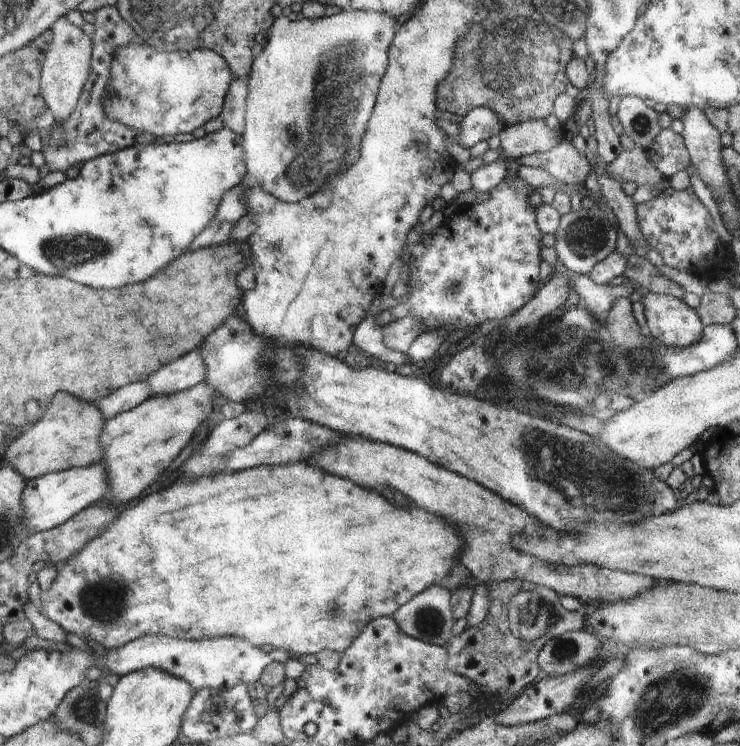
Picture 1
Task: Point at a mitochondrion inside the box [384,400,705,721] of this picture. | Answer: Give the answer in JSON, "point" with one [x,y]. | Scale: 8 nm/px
{"point":[591,481]}

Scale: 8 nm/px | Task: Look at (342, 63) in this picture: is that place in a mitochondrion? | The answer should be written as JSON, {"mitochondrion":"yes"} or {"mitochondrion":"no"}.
{"mitochondrion":"yes"}

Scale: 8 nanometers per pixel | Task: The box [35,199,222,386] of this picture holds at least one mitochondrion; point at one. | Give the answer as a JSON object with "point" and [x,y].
{"point":[64,252]}

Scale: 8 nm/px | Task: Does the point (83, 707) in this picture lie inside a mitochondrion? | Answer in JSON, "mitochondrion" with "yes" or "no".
{"mitochondrion":"yes"}

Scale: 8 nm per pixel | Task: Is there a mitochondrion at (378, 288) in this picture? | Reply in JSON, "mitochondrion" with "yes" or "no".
{"mitochondrion":"no"}

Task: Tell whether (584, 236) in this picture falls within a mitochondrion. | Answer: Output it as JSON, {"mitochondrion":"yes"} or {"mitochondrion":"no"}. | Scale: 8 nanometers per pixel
{"mitochondrion":"yes"}

